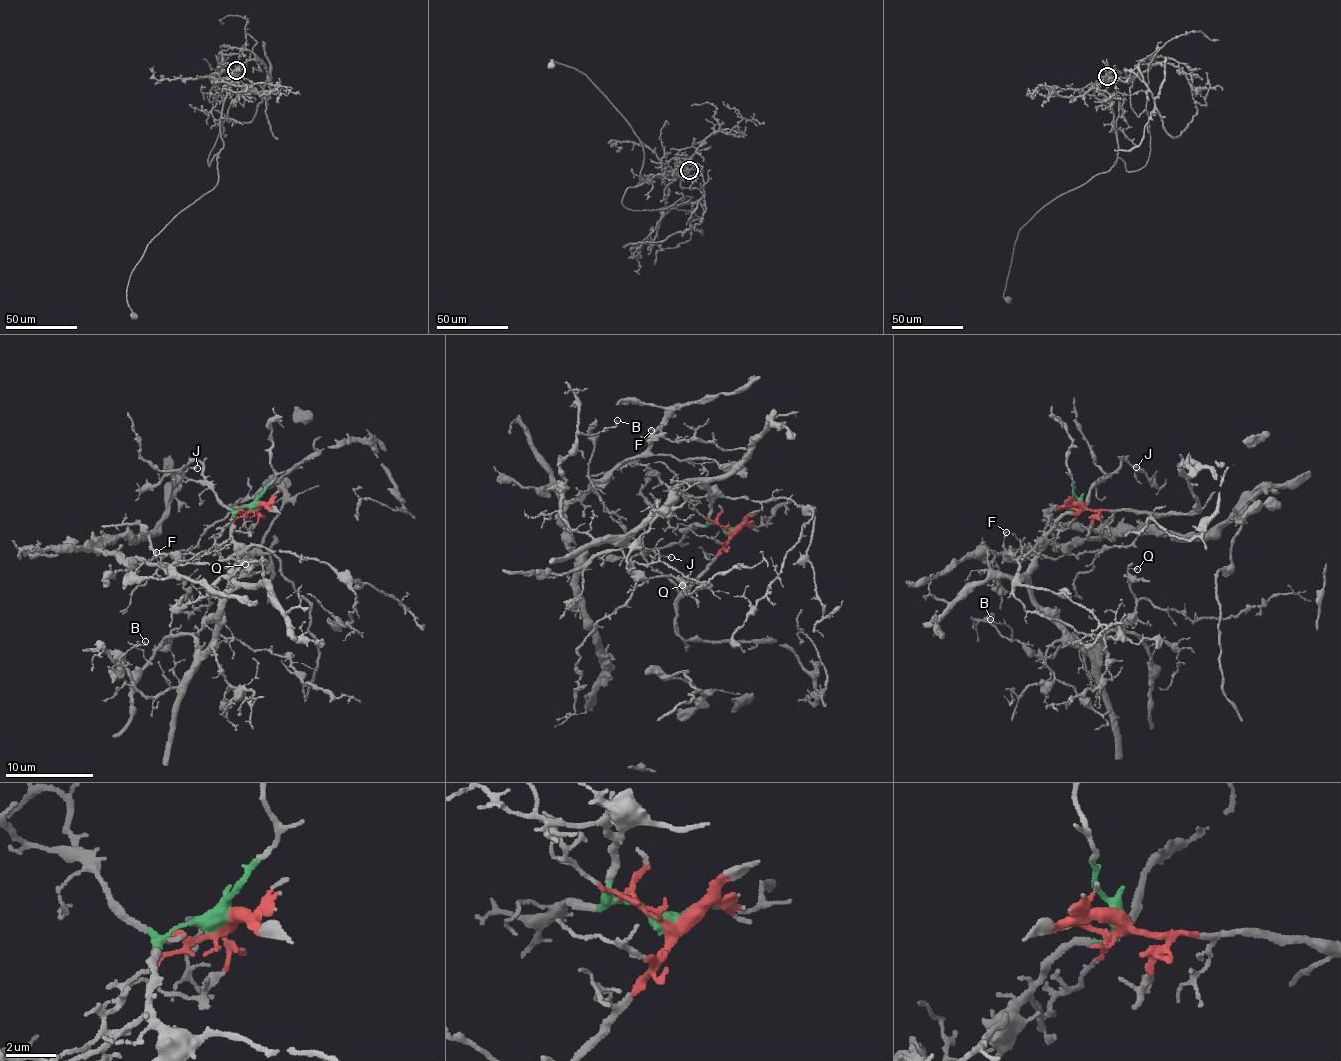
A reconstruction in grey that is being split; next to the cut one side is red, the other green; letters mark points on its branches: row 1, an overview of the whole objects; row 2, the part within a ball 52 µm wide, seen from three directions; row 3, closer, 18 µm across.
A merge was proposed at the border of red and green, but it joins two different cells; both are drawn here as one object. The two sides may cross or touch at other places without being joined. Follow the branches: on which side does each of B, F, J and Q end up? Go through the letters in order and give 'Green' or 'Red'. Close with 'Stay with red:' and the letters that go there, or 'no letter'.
B: Green
F: Red
J: Green
Q: Green
Stay with red: F

